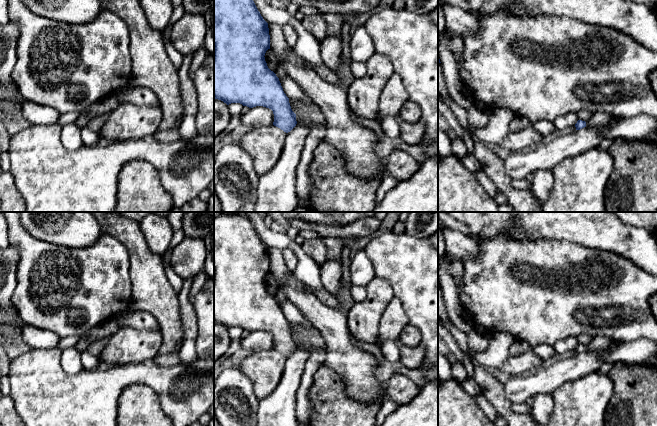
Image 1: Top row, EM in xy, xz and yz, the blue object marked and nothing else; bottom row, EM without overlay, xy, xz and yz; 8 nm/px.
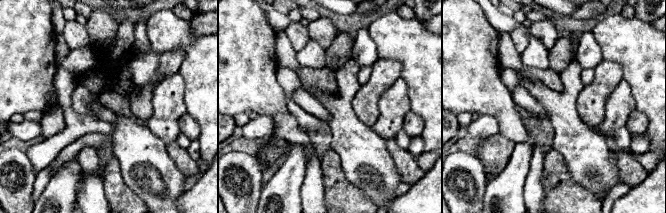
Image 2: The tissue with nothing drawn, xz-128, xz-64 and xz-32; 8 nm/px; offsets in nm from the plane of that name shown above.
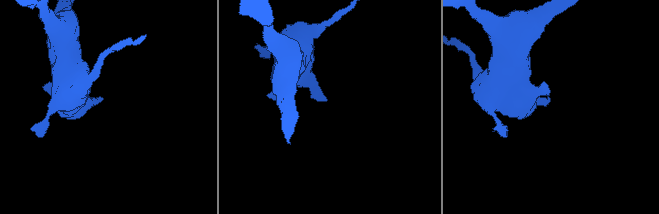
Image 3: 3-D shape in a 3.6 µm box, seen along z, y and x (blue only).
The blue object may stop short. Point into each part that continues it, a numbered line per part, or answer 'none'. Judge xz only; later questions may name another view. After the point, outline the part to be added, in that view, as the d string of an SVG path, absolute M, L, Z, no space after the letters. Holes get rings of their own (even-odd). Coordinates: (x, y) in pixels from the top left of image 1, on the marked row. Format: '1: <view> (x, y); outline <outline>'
none

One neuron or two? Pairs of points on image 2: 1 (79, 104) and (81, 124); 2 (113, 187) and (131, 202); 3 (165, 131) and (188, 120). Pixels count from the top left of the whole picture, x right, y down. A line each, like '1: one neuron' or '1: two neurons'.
1: two neurons
2: one neuron
3: two neurons

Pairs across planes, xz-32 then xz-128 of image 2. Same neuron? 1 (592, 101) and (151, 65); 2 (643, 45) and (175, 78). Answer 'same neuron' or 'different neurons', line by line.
1: different neurons
2: different neurons

